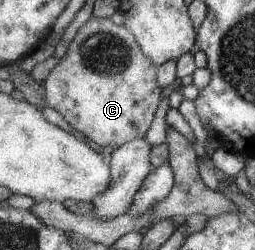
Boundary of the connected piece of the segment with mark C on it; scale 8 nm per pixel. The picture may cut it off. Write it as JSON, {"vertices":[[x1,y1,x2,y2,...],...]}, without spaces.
{"vertices":[[91,17,88,21,79,28,73,41,68,45,68,50,65,55,58,62,58,65,50,72,48,79,43,83,45,89,45,98,49,107,54,109,62,115,65,120,74,131,82,134,86,139,93,141,96,145,101,147,111,146,114,150,126,145,128,142,145,138,148,132,153,128,157,113,159,112,160,104,162,100,163,87,159,84,159,67,148,57,148,54,144,53,141,45,137,42,135,35,131,29,127,26,114,24,110,18,94,18]]}

